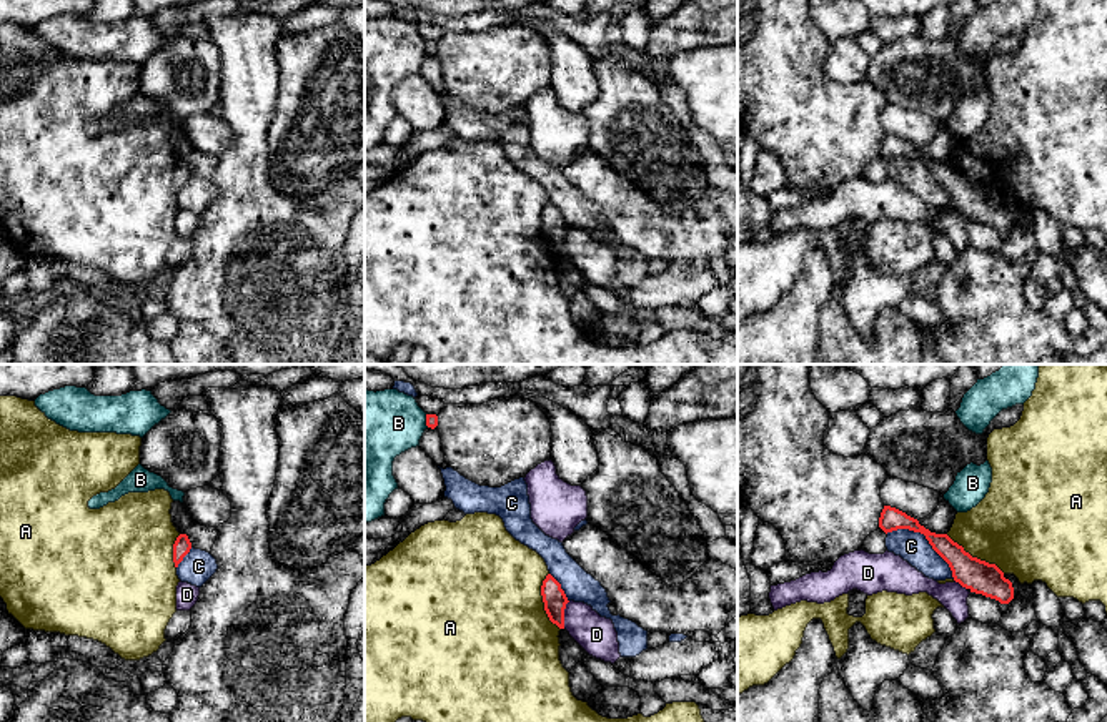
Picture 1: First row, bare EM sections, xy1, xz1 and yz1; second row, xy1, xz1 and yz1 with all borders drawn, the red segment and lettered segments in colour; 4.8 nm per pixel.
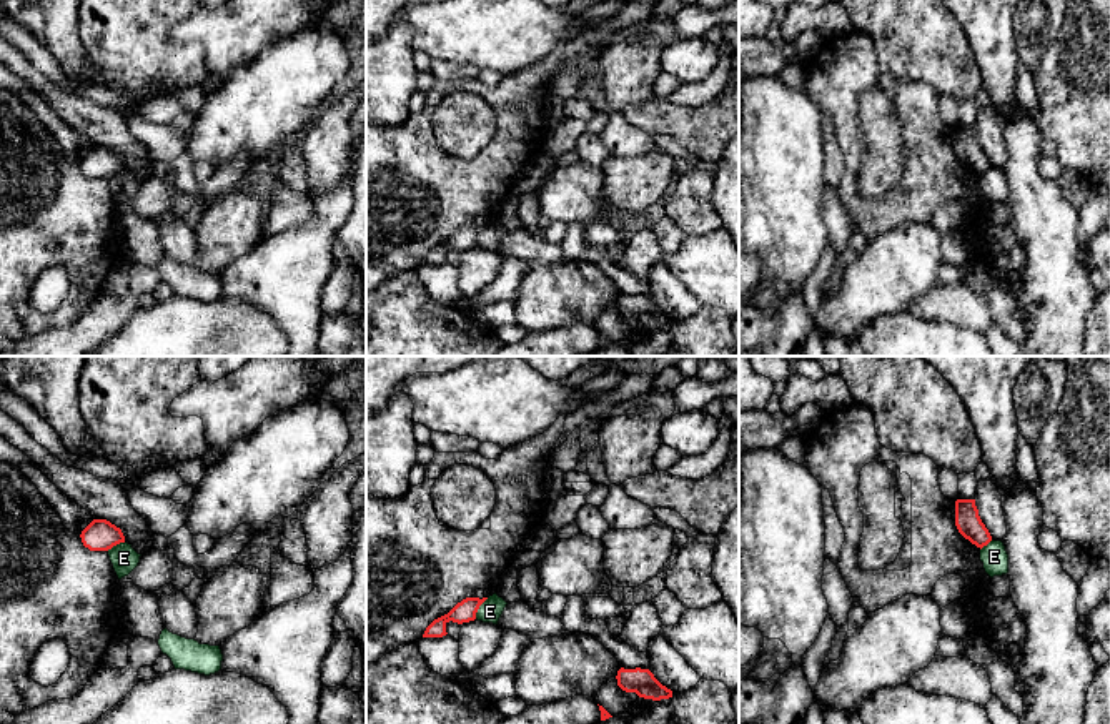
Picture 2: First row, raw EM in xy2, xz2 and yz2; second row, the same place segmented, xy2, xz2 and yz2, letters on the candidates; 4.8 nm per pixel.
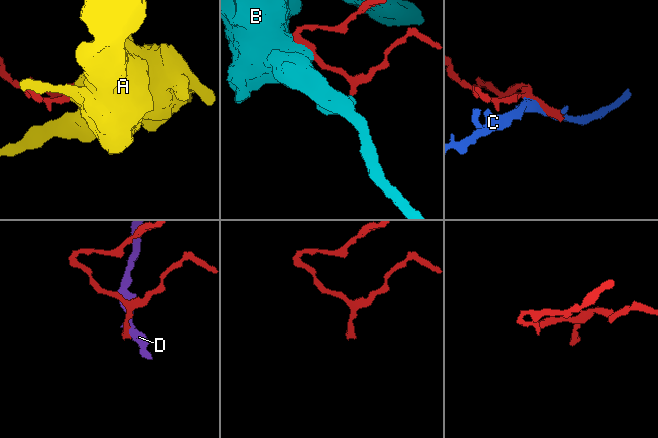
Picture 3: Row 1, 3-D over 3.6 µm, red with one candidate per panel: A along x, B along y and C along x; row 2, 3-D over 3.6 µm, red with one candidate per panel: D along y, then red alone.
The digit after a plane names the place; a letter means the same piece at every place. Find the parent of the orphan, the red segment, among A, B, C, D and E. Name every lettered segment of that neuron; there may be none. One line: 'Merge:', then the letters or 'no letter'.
Merge: no letter

